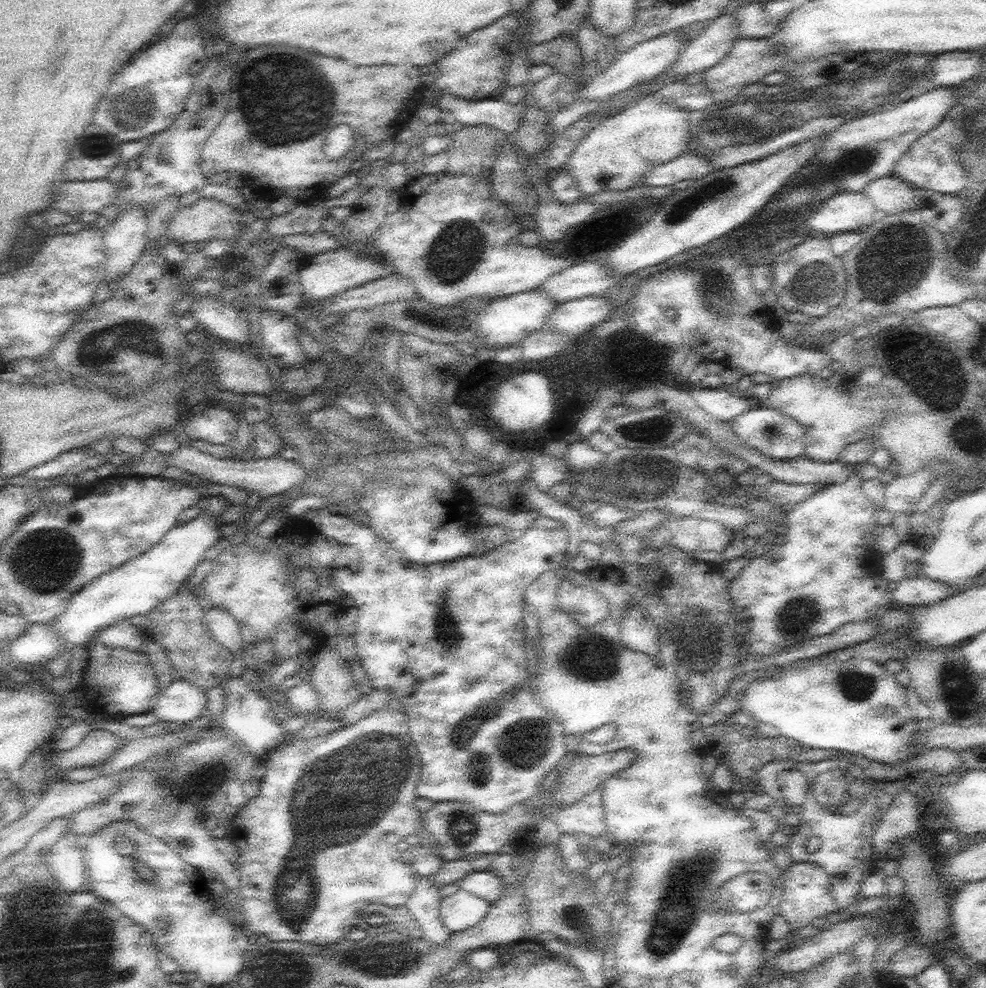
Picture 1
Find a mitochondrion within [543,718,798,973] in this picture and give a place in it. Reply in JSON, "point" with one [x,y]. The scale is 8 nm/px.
{"point":[671,925]}

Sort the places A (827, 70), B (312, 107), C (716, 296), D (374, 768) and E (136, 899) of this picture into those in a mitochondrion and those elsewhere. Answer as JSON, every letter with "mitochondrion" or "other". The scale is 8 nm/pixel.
{"A":"mitochondrion","B":"mitochondrion","C":"mitochondrion","D":"mitochondrion","E":"other"}

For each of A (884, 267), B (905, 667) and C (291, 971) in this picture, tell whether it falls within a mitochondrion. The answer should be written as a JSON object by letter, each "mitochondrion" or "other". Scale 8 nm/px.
{"A":"mitochondrion","B":"other","C":"mitochondrion"}

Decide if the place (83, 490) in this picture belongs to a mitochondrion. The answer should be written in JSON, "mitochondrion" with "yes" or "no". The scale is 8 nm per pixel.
{"mitochondrion":"no"}

